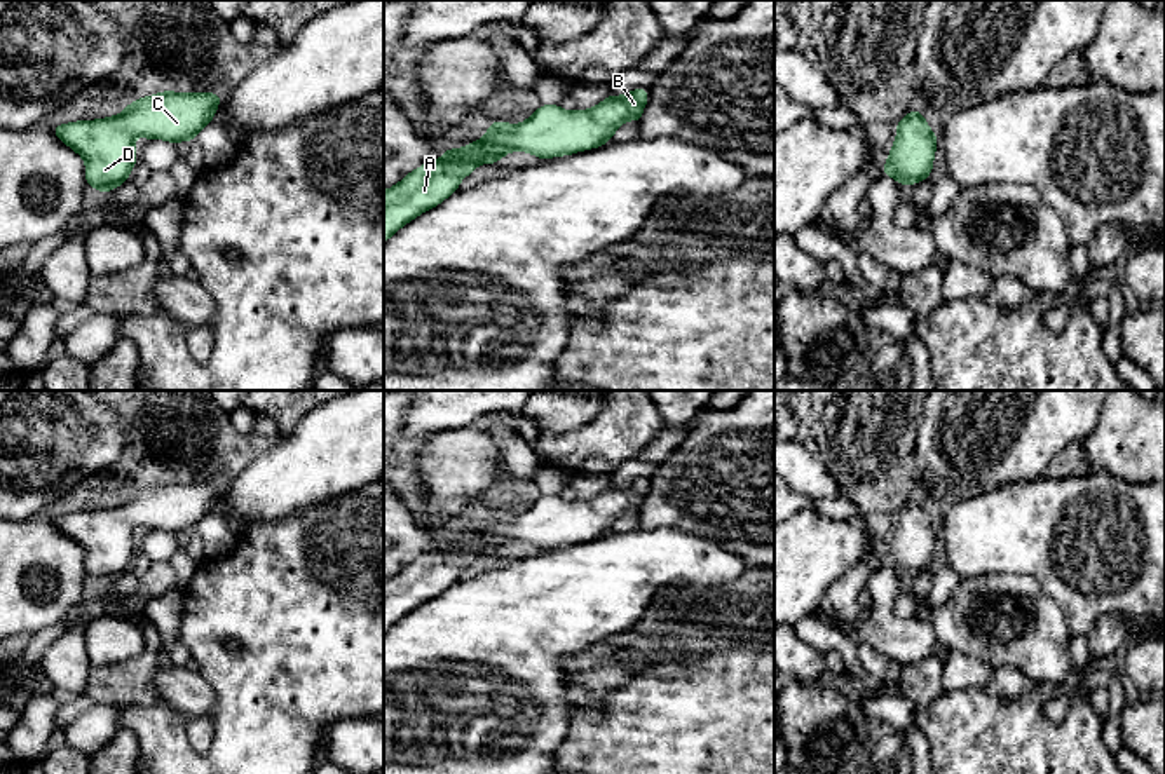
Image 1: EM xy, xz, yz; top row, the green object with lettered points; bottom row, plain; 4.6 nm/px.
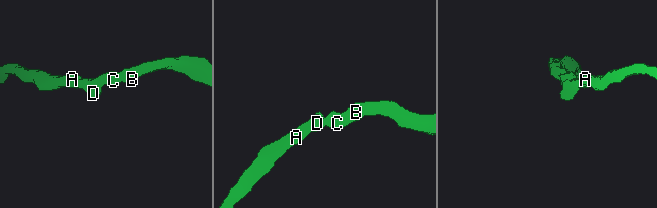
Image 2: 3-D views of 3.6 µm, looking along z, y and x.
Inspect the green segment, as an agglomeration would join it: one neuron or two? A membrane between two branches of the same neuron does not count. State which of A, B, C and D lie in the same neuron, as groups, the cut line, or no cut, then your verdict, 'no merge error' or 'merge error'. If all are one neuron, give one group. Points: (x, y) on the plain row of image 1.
groups A B C D; cut none; no merge error

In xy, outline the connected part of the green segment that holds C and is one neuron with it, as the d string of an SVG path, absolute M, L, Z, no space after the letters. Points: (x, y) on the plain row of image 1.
M164 481L138 488L122 504L54 516L54 526L85 553L85 575L101 584L127 572L136 556L134 530L192 532L215 511L221 485Z

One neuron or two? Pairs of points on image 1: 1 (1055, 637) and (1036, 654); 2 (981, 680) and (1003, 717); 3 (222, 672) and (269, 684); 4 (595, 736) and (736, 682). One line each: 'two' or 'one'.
1: one
2: two
3: one
4: one

